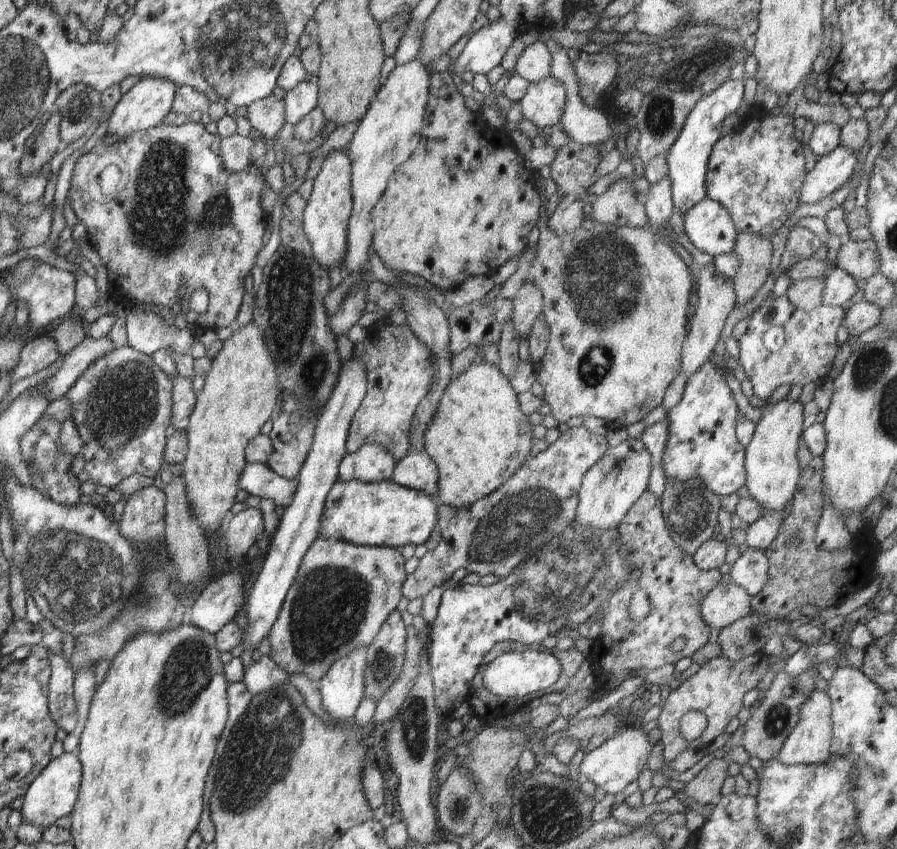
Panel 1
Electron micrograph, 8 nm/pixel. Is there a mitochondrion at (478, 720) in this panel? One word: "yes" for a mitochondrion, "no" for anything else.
no

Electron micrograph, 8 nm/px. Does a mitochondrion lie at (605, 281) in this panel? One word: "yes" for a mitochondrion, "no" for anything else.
yes

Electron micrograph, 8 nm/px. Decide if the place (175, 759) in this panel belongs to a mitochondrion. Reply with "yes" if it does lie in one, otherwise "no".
no

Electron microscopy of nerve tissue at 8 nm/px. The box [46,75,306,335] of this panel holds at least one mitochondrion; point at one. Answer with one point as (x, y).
(169, 212)

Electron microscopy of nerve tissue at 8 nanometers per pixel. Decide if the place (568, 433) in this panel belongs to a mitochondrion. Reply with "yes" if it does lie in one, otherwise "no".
no

